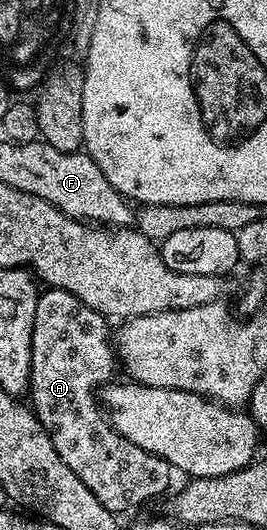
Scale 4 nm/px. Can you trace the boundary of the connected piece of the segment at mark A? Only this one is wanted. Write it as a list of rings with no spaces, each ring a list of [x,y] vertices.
[[[43,289],[38,296],[36,320],[32,324],[32,372],[28,398],[34,415],[48,432],[56,452],[60,452],[60,460],[64,460],[68,468],[72,468],[72,472],[76,472],[76,476],[88,484],[92,496],[96,496],[104,508],[123,512],[129,508],[130,501],[160,497],[170,486],[172,467],[160,456],[144,452],[144,448],[136,448],[132,440],[120,436],[110,427],[95,394],[99,387],[115,377],[116,351],[112,345],[112,330],[106,326],[109,326],[107,318],[88,308],[88,304],[72,296],[72,292]]]

